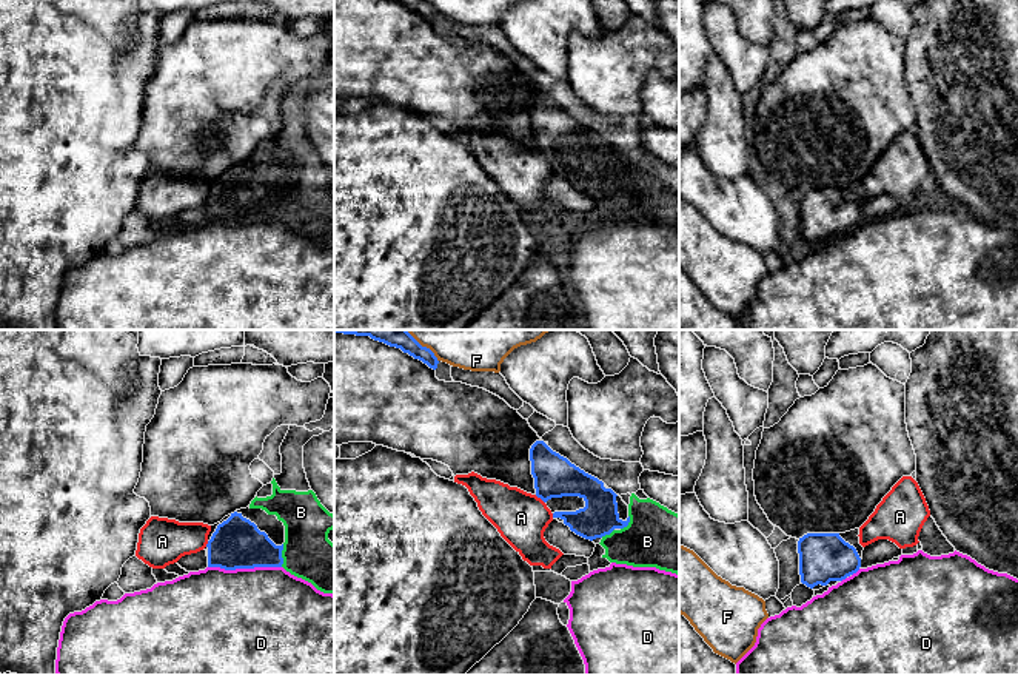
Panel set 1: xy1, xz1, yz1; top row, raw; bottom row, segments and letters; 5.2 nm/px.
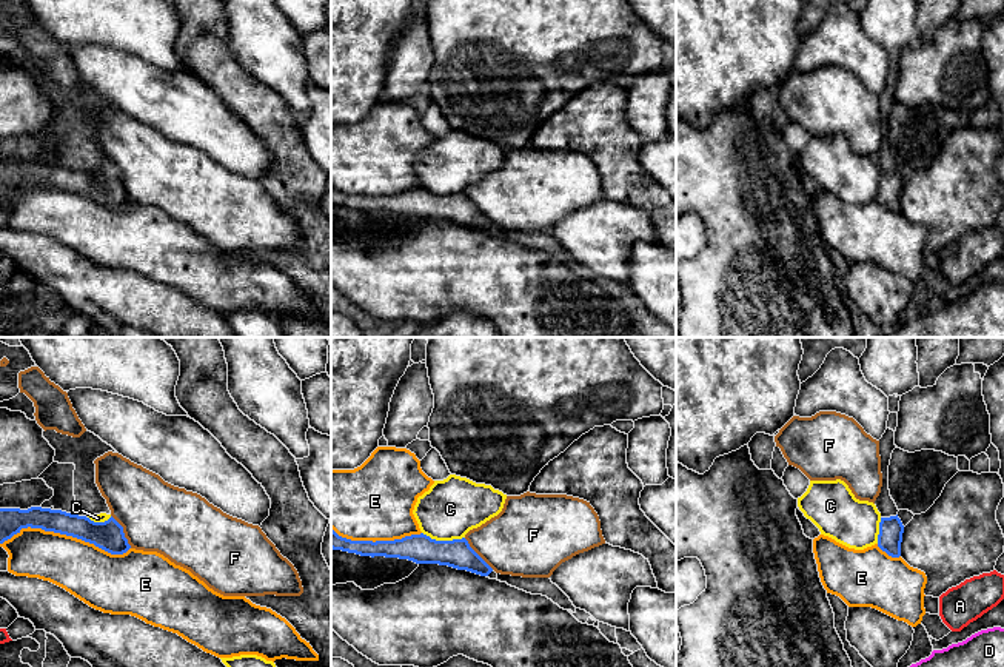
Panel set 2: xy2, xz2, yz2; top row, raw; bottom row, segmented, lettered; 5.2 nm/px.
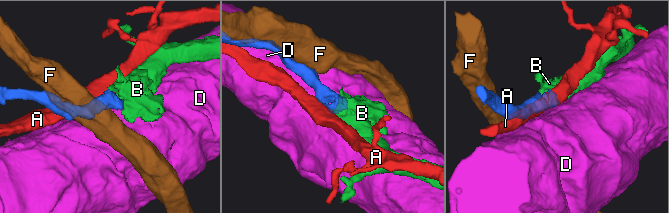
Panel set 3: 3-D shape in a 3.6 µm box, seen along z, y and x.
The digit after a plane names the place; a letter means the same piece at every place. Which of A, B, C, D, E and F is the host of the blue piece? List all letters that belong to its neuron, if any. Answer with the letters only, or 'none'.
B

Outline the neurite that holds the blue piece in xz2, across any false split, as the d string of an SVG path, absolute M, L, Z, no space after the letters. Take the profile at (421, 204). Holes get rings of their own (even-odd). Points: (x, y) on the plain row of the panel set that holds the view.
M331 183L331 203L360 211L385 211L408 214L416 219L439 219L488 231L493 223L470 202L465 193L436 196L430 191L411 189L394 196L351 196Z

